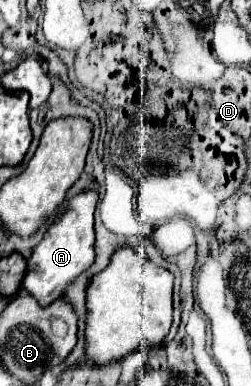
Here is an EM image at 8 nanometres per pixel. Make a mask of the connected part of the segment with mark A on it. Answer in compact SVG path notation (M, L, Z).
M82 191L74 195L66 213L58 223L50 225L44 233L44 239L32 251L28 259L28 271L24 277L24 289L42 305L50 305L54 299L64 295L64 287L86 271L94 263L94 211L98 203L98 191Z

